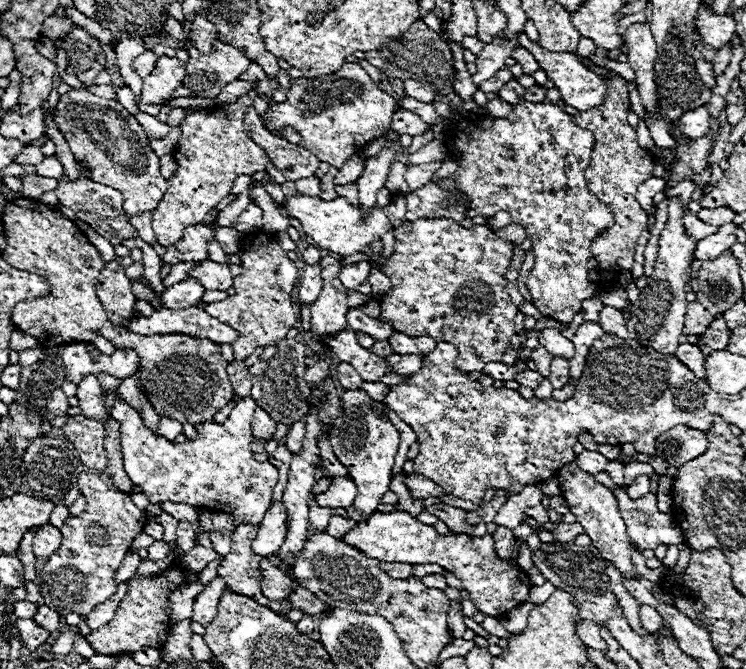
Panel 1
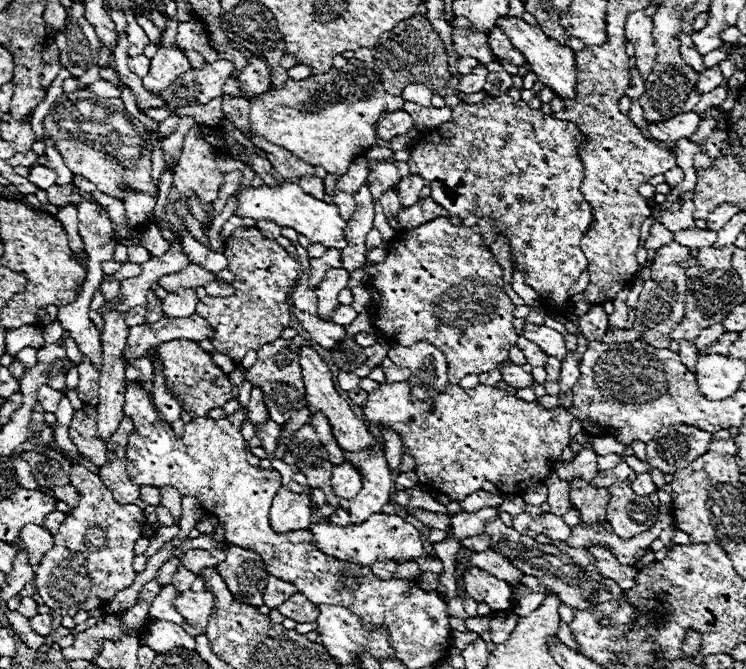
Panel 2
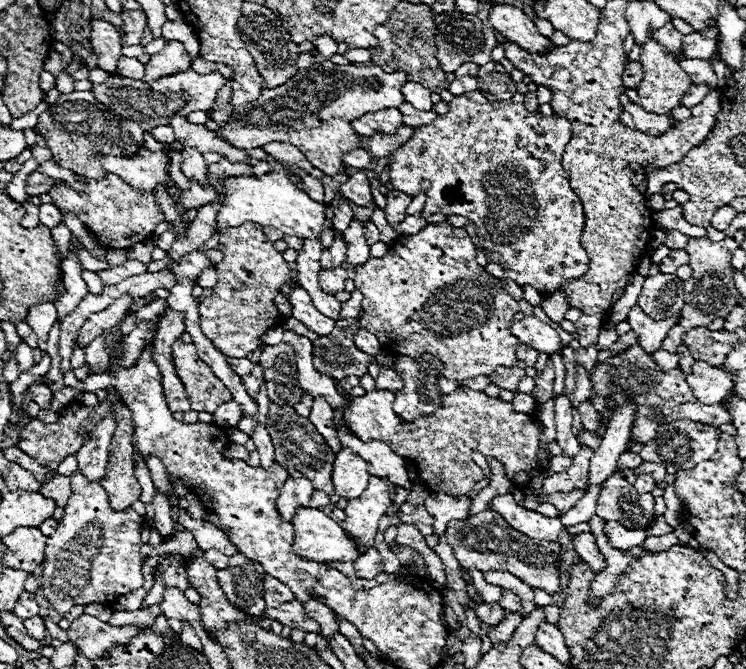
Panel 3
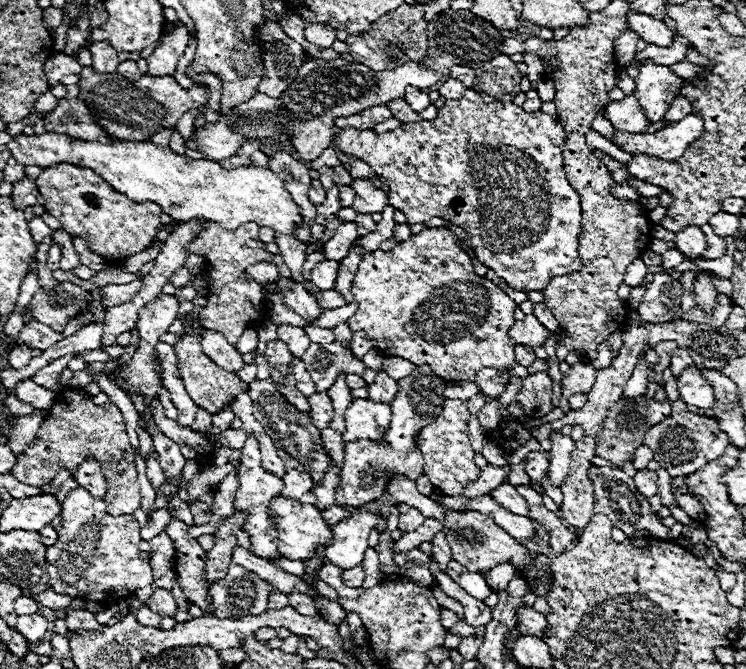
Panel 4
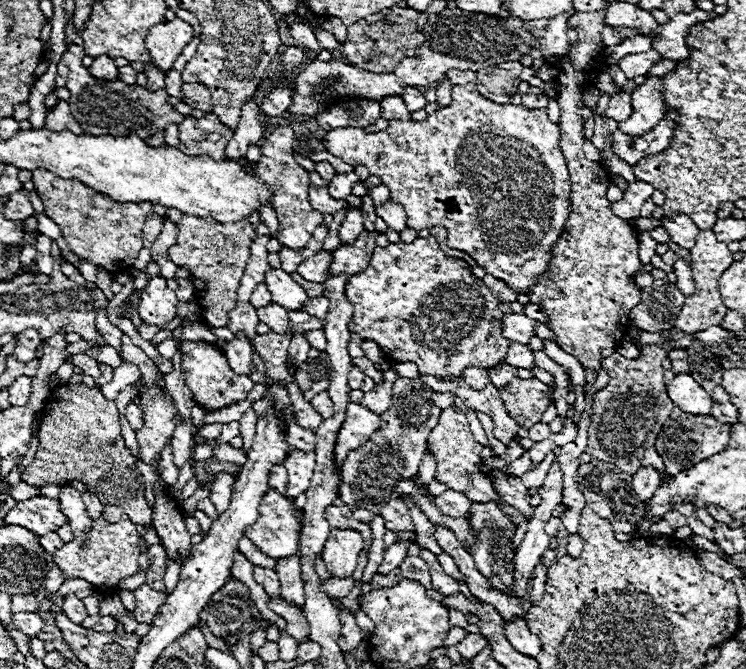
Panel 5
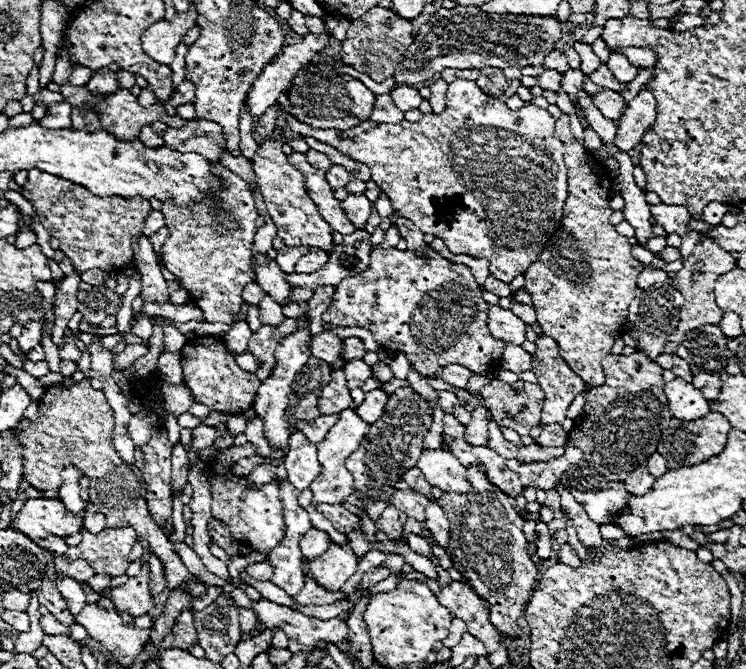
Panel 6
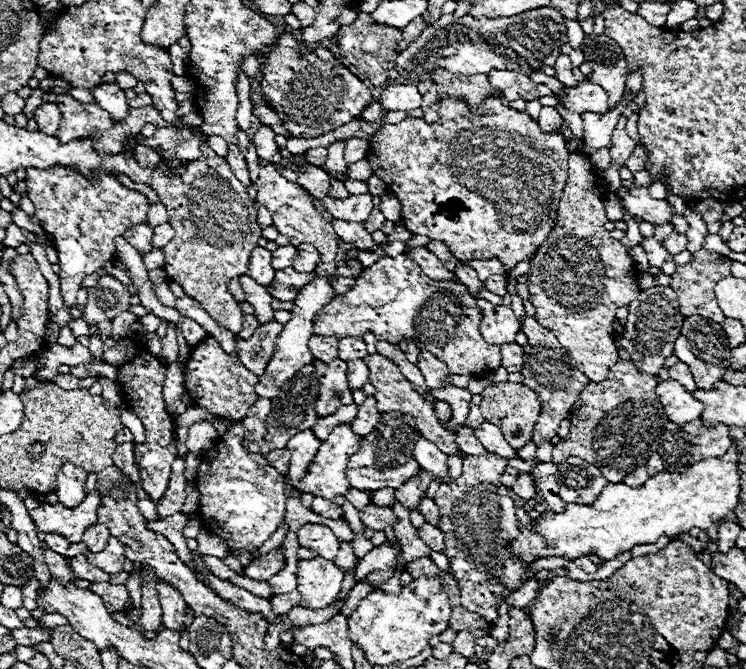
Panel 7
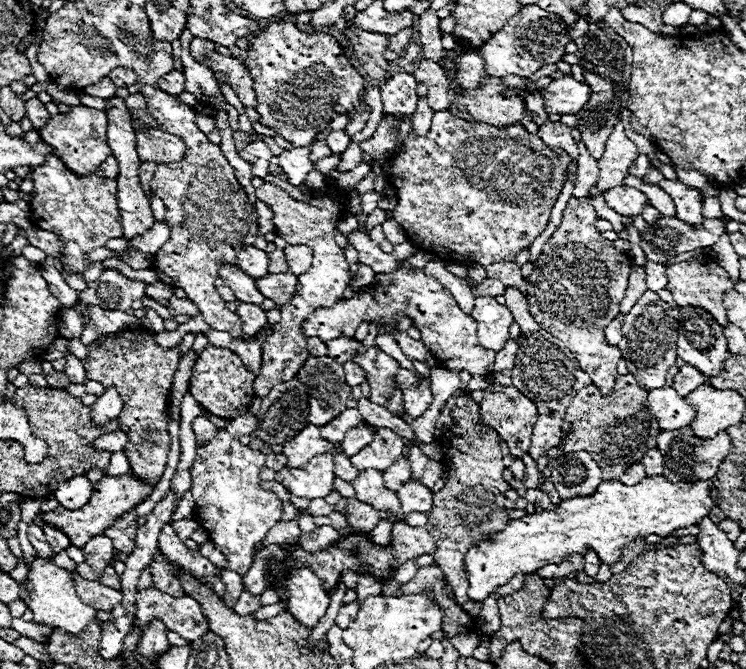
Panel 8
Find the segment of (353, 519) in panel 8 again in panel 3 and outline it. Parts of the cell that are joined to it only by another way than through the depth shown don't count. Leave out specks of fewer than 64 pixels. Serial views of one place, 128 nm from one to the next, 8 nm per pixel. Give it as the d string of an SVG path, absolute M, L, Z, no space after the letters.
M402 504L400 506L400 512L398 512L398 518L402 522L408 522L408 524L416 524L418 530L428 536L432 534L434 530L434 518L428 514L428 510L424 506L410 506L410 504Z

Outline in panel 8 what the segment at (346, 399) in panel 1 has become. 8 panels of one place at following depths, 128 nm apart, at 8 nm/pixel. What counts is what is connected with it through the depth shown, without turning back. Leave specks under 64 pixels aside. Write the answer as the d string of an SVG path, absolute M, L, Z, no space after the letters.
M298 568L298 570L292 570L292 574L288 576L288 604L286 604L286 610L306 628L312 628L316 626L318 621L324 614L326 614L326 608L330 604L330 592L324 590L320 578L310 570L310 568Z

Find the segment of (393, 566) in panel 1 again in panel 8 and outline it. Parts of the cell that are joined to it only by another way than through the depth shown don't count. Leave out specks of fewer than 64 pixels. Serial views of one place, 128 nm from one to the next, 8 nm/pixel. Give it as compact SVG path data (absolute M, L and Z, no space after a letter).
M276 602L276 604L268 604L268 606L262 606L260 610L256 610L256 618L258 620L266 620L266 618L272 618L272 616L278 616L280 612L284 610L284 604L282 602Z

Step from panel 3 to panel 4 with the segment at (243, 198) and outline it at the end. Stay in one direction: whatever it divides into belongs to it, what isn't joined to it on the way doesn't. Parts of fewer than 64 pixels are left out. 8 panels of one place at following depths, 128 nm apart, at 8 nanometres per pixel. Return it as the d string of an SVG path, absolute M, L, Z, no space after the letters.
M34 134L34 136L16 136L12 142L4 146L4 150L12 152L12 158L24 166L56 166L62 162L68 164L78 164L82 162L84 168L94 170L100 174L116 192L126 194L134 202L154 202L172 216L176 222L188 222L192 218L206 218L212 222L222 224L226 230L236 230L238 226L246 222L256 222L258 226L268 226L274 232L282 234L292 234L296 226L302 226L302 214L300 206L292 202L292 196L284 188L284 180L280 180L278 174L258 168L258 166L248 166L248 168L236 168L236 170L224 170L218 162L212 160L192 160L188 156L178 156L174 154L168 146L156 146L152 142L112 142L112 144L102 144L102 142L84 142L84 140L70 140L64 134Z

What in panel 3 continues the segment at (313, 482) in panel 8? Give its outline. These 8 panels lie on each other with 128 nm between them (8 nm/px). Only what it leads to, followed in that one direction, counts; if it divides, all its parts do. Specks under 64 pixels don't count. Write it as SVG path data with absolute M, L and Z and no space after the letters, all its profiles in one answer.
M456 388L444 398L444 404L436 410L436 414L404 422L392 410L394 398L396 392L390 390L372 390L364 396L352 398L346 420L360 440L382 440L402 458L410 458L422 472L418 478L430 488L430 492L464 498L470 488L482 480L482 470L472 460L474 450L484 454L488 460L496 458L504 466L510 482L520 490L526 488L534 476L542 474L538 458L540 424L532 418L532 414L516 412L510 402L490 398L478 390Z

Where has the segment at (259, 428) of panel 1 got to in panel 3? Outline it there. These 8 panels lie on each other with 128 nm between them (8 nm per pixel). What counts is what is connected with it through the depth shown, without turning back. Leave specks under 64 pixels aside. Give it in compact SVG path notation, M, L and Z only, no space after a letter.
M256 364L256 366L254 366L254 370L252 370L252 374L244 376L244 378L242 378L242 382L244 382L244 388L248 390L248 394L252 394L252 398L256 398L258 390L260 390L260 386L262 386L262 382L264 382L260 364Z

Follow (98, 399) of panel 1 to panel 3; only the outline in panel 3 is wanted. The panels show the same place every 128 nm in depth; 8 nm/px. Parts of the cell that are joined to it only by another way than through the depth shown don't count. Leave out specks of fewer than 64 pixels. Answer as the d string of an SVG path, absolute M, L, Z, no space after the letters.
M108 332L100 334L98 338L94 338L94 340L84 348L88 374L102 374L102 372L108 372L110 354L108 354L108 350L104 348L104 336L106 336L106 334L108 334Z

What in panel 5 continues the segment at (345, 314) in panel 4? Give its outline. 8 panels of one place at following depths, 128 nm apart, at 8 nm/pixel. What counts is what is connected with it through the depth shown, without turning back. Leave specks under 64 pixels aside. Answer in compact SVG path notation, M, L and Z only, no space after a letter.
M290 312L290 330L294 332L302 332L304 330L324 329L324 320L310 316L306 312Z

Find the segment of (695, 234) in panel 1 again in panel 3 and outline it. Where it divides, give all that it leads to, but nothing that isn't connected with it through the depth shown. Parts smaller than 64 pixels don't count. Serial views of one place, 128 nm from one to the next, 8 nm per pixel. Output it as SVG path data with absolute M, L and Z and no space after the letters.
M664 230L664 232L668 234L668 238L666 238L666 246L668 246L670 250L684 248L684 246L686 246L686 242L690 240L690 236L686 236L686 234L678 232L678 230Z

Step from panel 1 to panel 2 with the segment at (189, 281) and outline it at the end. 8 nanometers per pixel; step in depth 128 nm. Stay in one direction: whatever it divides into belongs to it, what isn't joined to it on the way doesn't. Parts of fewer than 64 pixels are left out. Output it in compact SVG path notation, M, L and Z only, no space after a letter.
M178 288L176 292L168 292L168 296L162 300L162 310L168 318L186 318L196 312L198 302L200 298L196 296L196 290Z

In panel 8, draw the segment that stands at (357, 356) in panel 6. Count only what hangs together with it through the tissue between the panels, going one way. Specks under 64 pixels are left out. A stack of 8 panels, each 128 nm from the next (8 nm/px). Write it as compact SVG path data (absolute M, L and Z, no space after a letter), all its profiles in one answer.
M378 322L369 325L369 334L362 342L354 340L354 338L338 338L336 342L328 342L328 356L334 360L334 362L350 362L356 354L360 354L360 350L366 350L368 346L374 346L374 340L378 335Z

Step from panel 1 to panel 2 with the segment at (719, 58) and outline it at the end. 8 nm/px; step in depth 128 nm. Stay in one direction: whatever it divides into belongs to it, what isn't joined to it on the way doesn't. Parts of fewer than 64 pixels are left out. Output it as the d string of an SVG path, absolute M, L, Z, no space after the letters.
M716 64L716 66L712 66L712 68L708 68L704 74L700 74L700 78L698 78L698 90L700 90L700 94L706 94L706 92L712 92L716 86L720 86L720 82L722 82L722 70L720 70L720 66Z

